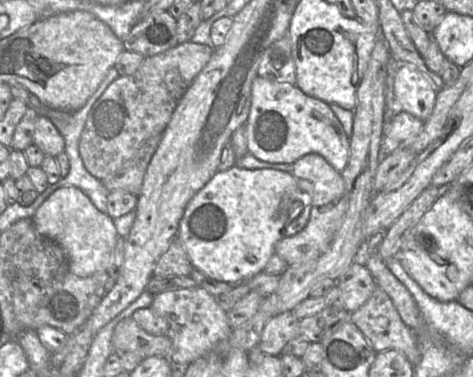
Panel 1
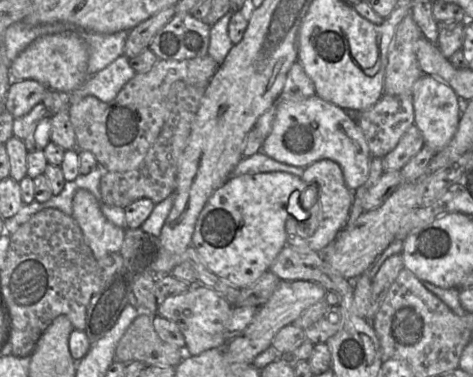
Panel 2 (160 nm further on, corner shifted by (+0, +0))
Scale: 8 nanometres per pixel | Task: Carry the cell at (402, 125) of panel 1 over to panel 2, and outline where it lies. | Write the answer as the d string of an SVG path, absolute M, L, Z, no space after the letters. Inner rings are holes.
M416 125L411 126L398 145L382 158L384 171L401 171L425 145L424 137Z

